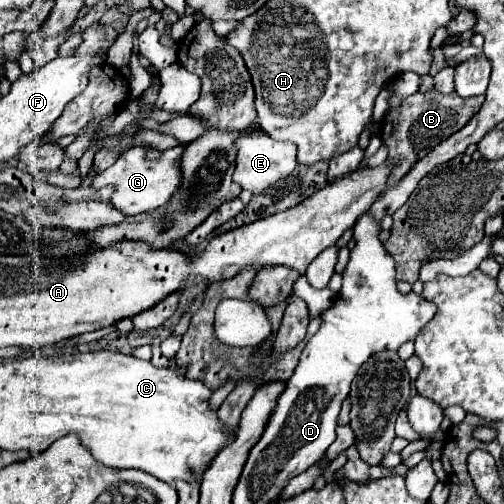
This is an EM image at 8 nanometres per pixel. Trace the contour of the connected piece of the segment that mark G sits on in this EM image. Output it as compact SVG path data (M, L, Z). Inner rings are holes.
M176 146L176 148L160 152L160 156L156 160L150 160L148 150L130 148L116 160L114 166L110 166L102 174L98 174L92 182L92 186L102 188L106 184L114 184L116 190L114 190L110 202L124 214L152 212L156 208L166 206L172 200L172 196L178 192L178 188L182 184L182 154L184 154L184 146Z

